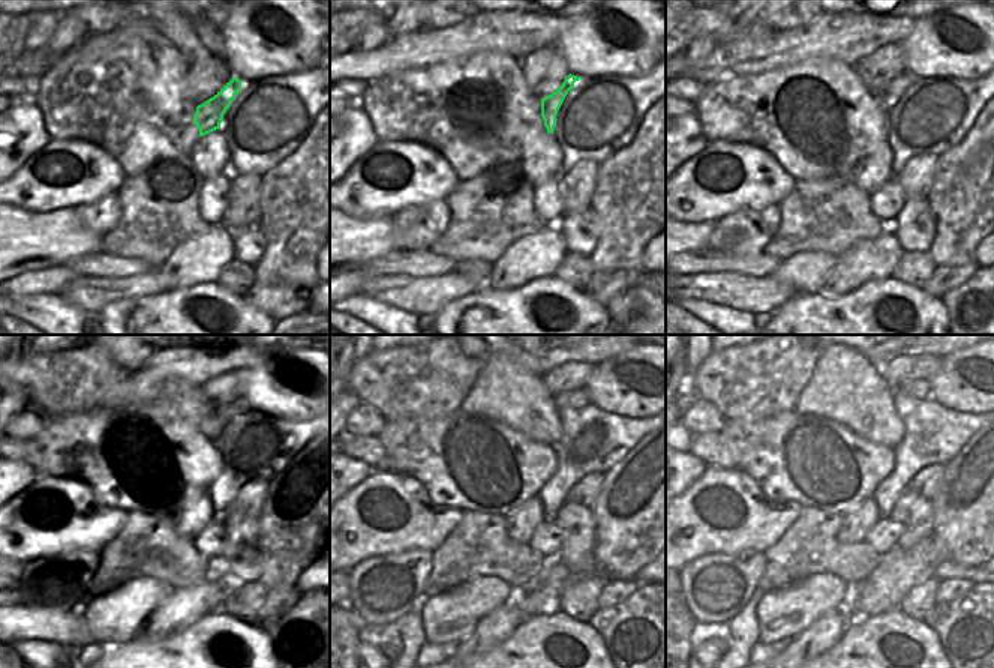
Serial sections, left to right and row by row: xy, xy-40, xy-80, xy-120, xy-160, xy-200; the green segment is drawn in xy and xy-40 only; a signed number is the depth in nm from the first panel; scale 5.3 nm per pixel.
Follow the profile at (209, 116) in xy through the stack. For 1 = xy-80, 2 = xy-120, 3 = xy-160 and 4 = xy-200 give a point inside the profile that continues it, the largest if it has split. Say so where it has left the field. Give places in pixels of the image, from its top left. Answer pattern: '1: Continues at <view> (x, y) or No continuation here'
1: Continues at xy-80 (889, 98)
2: Continues at xy-120 (239, 404)
3: Continues at xy-160 (577, 398)
4: Continues at xy-200 (919, 389).

